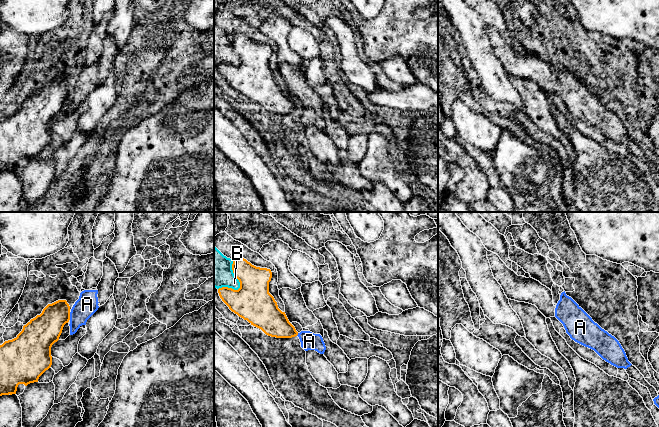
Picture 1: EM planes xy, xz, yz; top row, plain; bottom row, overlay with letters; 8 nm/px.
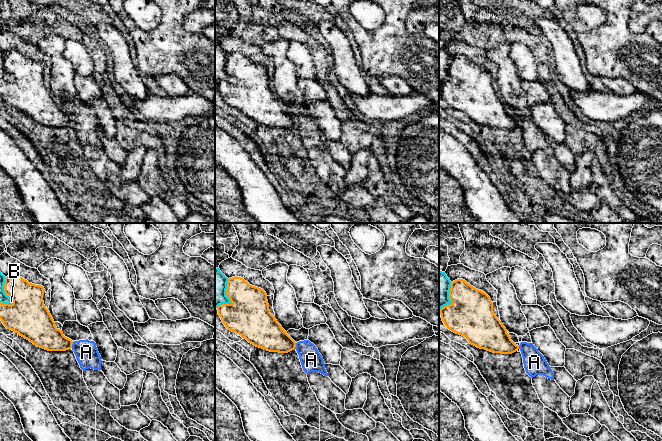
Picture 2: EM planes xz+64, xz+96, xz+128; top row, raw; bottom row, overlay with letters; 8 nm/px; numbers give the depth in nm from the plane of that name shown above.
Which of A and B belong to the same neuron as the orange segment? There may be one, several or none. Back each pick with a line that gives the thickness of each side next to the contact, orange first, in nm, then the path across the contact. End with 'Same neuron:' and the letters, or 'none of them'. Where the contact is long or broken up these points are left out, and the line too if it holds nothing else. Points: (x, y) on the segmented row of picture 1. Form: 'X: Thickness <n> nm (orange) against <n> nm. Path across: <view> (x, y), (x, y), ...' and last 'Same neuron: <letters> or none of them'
Same neuron: none of them

